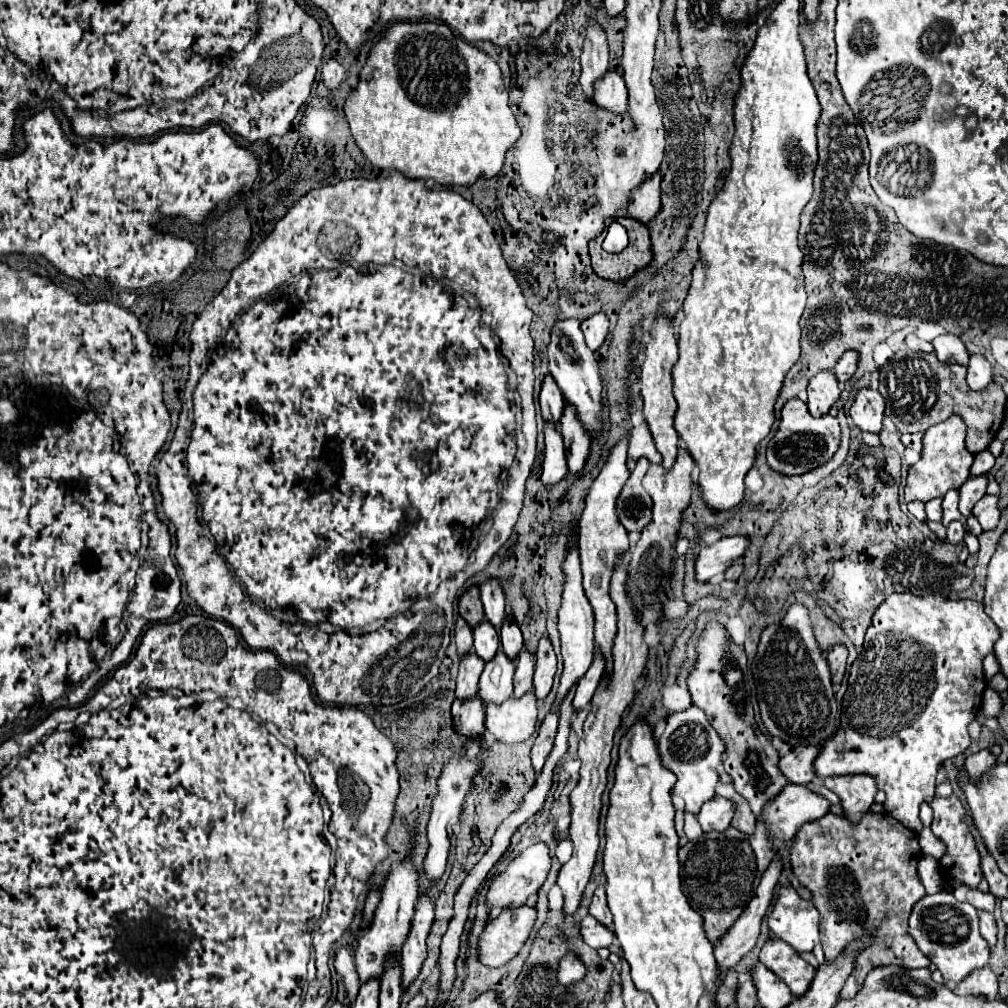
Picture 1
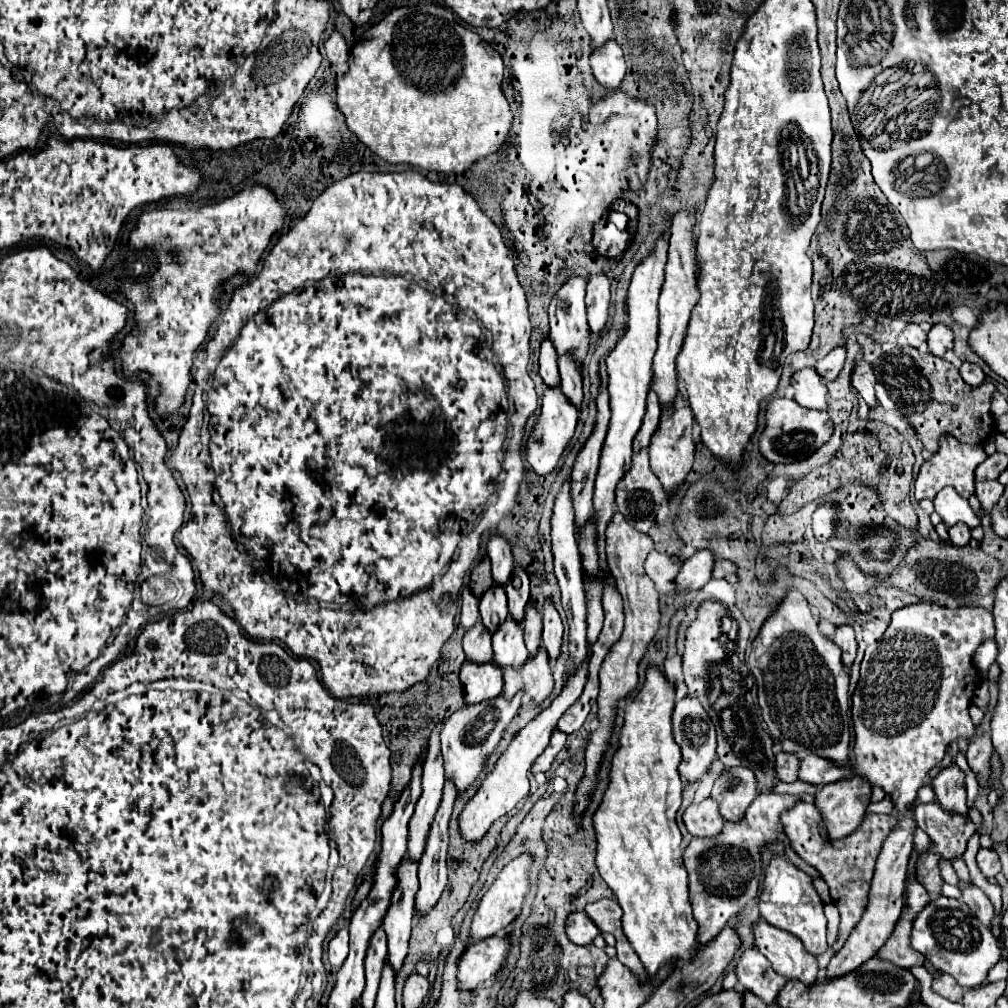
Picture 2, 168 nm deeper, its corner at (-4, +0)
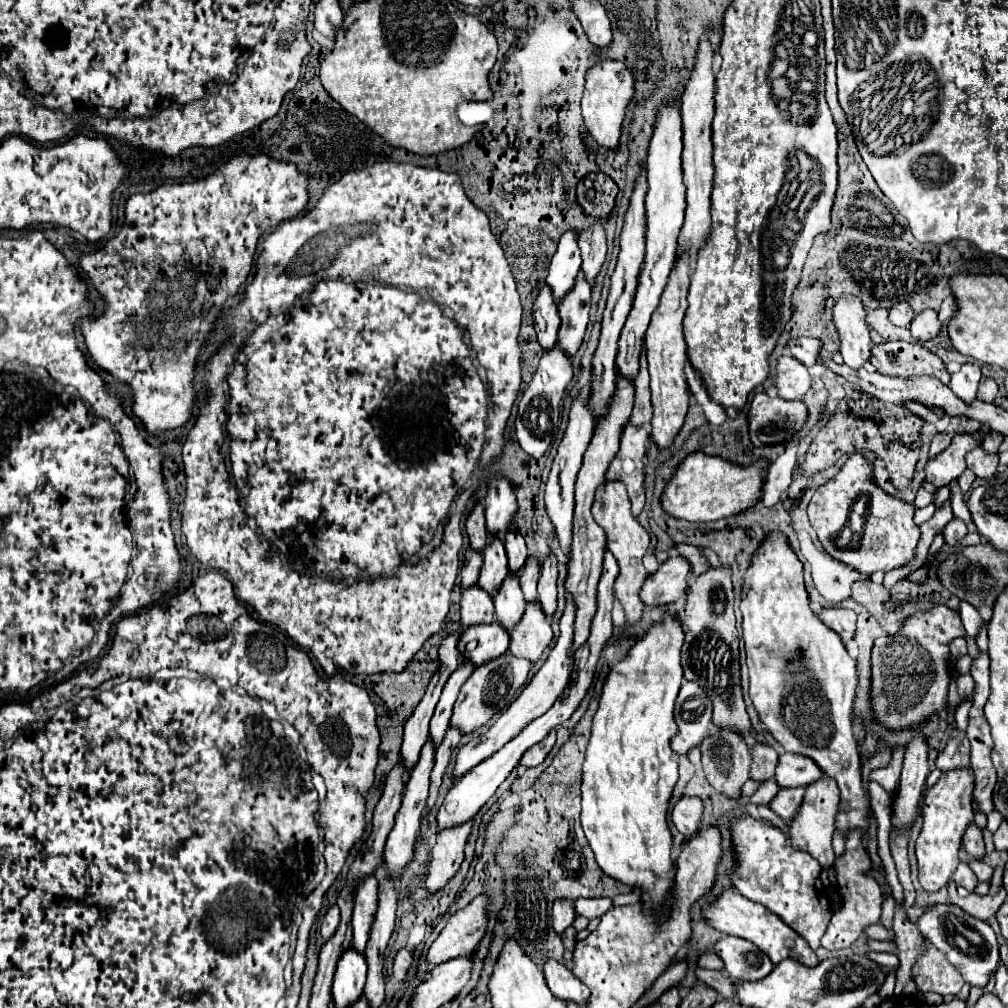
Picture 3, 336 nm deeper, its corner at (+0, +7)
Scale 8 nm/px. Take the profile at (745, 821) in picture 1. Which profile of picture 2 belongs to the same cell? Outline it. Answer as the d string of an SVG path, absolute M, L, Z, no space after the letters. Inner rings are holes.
M732 766L724 768L720 778L714 784L712 798L720 806L720 814L724 820L738 822L750 802L758 796L758 782L754 778L752 770L746 770L746 766Z

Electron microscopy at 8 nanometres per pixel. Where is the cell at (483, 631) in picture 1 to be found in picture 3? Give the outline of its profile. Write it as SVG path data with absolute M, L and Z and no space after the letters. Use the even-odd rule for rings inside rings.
M490 539L484 551L484 565L480 569L478 587L486 591L490 597L496 597L506 575L508 575L508 561L506 561L504 543L502 539Z

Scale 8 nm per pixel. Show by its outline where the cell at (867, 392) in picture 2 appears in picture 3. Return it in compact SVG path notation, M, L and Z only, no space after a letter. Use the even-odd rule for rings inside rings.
M844 297L834 305L834 323L840 333L840 353L852 369L862 369L870 361L870 333L866 311L856 297Z

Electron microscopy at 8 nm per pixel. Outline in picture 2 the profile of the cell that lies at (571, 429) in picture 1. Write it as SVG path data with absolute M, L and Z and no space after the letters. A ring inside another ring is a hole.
M562 354L562 358L558 358L558 366L560 366L562 392L568 396L568 400L572 404L576 404L580 408L580 404L582 404L582 376L580 376L578 366L574 366L572 358L566 358L566 354Z

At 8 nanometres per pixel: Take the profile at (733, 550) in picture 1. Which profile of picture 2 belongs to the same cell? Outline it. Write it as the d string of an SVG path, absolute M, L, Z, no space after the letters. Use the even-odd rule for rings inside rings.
M700 550L694 556L690 556L682 566L674 580L678 592L690 592L700 590L710 578L714 568L714 554L710 550Z

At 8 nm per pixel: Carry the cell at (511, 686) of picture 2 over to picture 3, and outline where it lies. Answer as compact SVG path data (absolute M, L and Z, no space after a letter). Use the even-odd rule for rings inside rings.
M526 605L522 623L518 623L514 631L510 631L508 651L514 657L528 659L534 665L542 657L550 641L552 641L552 629L546 615L542 615L540 605L534 605L534 607Z

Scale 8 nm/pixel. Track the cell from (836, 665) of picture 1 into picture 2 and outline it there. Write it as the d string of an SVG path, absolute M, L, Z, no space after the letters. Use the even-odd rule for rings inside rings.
M848 624L836 626L836 632L832 636L832 642L842 648L842 662L850 666L856 658L856 638L854 638L854 628Z

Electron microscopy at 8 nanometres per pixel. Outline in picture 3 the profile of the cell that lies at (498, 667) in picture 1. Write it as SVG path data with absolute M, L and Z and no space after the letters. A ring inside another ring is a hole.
M516 575L506 577L506 583L502 583L498 595L494 597L494 607L496 607L496 611L494 611L496 623L504 631L512 631L520 623L526 601L522 599L522 589L520 589Z

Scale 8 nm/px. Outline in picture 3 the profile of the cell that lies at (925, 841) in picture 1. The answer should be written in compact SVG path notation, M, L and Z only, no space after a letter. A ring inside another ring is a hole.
M968 861L968 867L976 873L976 877L978 877L980 881L990 881L990 879L992 879L994 869L988 867L984 861Z

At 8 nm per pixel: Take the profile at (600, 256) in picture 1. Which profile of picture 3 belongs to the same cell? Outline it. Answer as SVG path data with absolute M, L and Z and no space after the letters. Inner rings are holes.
M604 173L586 175L576 189L576 201L588 217L608 219L618 195L618 185Z

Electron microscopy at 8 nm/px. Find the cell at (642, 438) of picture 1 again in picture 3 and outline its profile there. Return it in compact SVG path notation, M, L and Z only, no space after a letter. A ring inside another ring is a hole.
M642 355L640 359L640 375L636 377L636 397L634 397L634 409L632 409L632 415L630 415L630 421L632 425L636 427L642 427L644 423L650 421L652 417L652 407L650 407L650 375L648 375L648 363L646 363L646 357Z

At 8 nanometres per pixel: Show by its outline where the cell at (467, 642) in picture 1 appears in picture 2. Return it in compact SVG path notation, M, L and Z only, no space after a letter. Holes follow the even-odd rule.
M466 586L462 590L462 616L460 616L460 624L464 628L472 628L474 622L478 622L480 614L478 614L478 596L472 594L470 586Z

